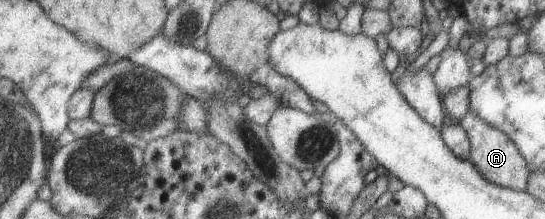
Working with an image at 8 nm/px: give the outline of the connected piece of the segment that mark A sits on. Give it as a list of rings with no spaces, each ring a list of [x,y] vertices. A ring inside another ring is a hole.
[[[467,110],[467,114],[461,120],[458,120],[457,123],[466,132],[470,144],[469,159],[481,173],[481,176],[485,180],[501,186],[501,188],[525,191],[529,170],[525,159],[521,156],[515,144],[503,132],[495,130],[493,126],[483,122],[479,116],[475,116],[471,110]]]

